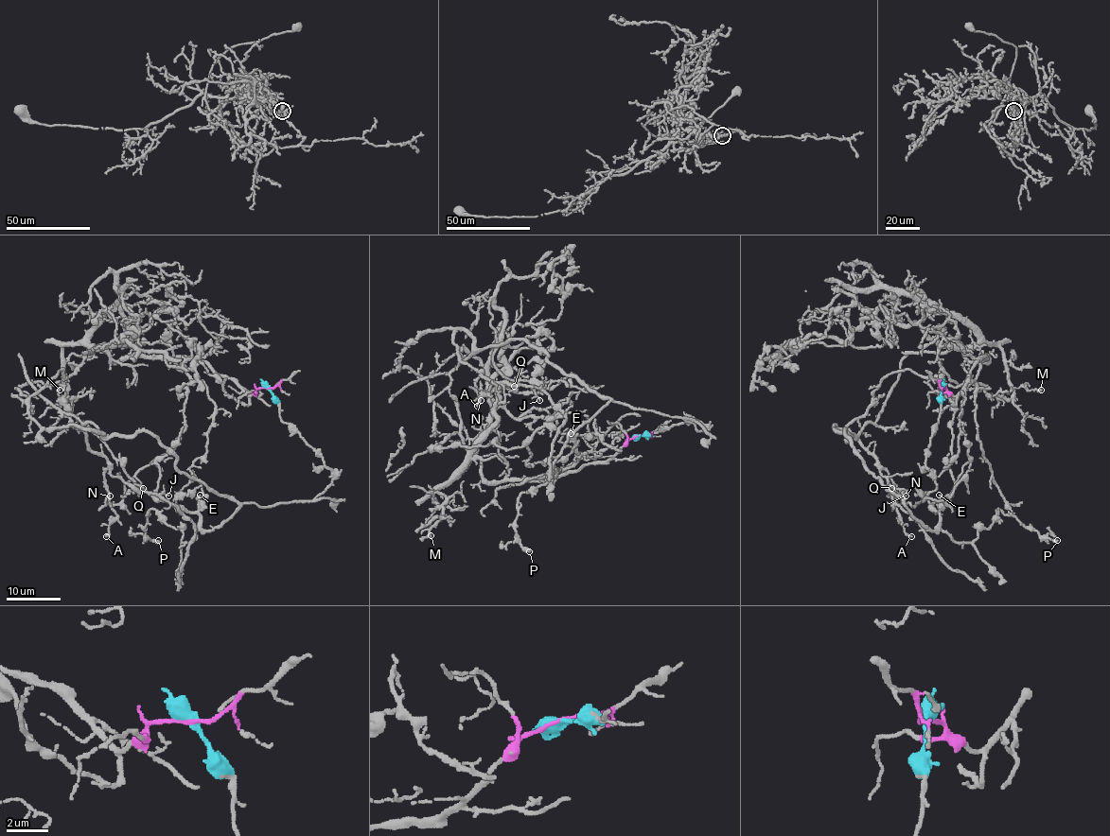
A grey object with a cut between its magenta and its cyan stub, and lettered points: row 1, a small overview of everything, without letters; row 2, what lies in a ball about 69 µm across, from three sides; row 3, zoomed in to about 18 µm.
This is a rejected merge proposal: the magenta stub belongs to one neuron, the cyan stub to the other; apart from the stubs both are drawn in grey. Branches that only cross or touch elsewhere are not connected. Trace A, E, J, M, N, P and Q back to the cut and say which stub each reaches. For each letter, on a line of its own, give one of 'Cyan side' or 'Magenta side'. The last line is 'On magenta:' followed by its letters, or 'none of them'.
A: Cyan side
E: Cyan side
J: Cyan side
M: Magenta side
N: Cyan side
P: Cyan side
Q: Cyan side
On magenta: M

